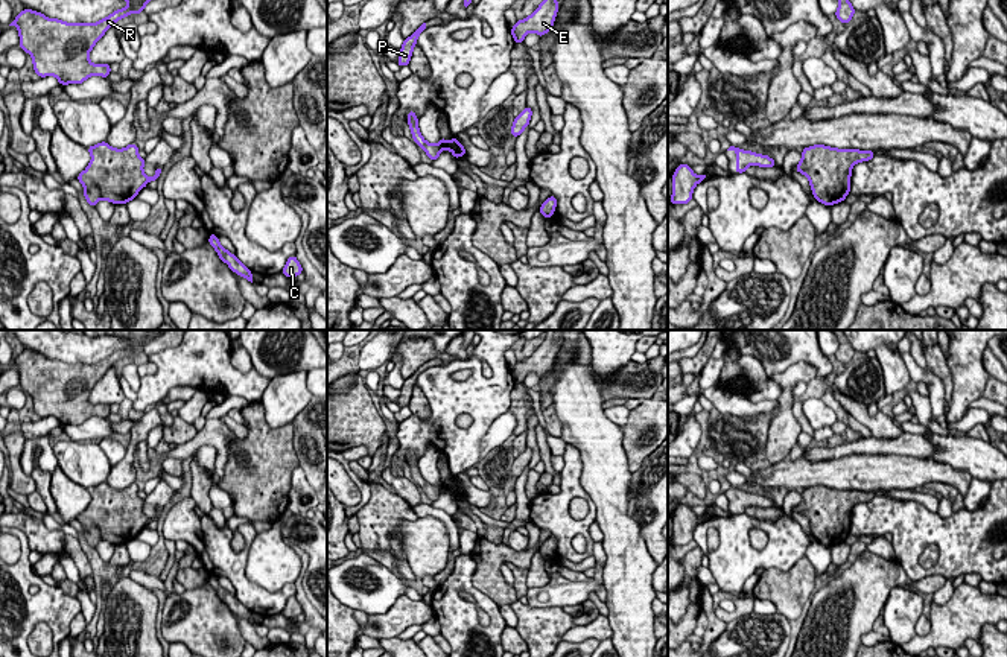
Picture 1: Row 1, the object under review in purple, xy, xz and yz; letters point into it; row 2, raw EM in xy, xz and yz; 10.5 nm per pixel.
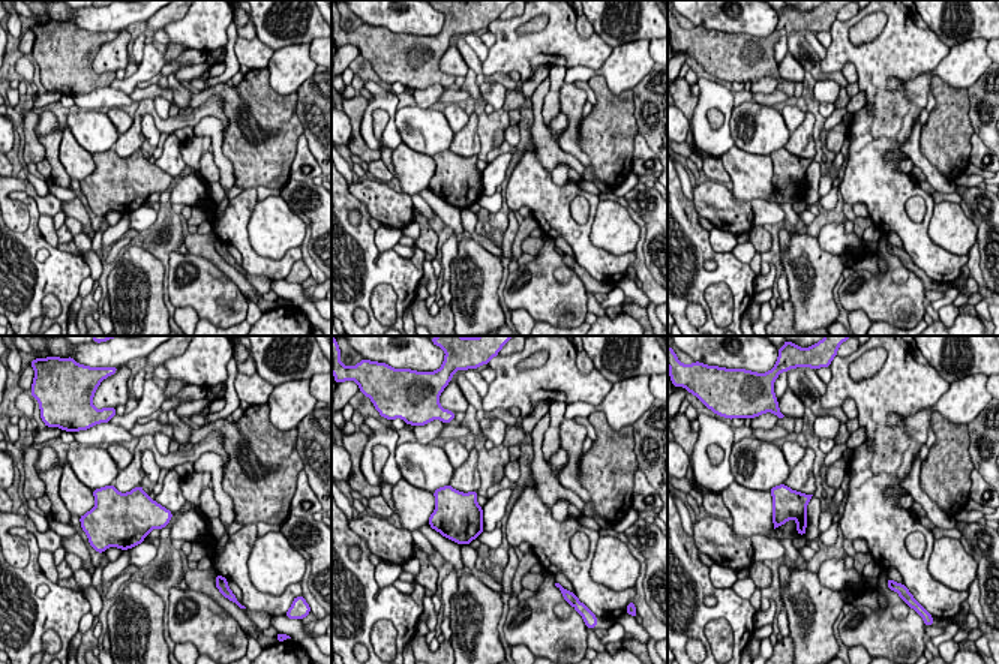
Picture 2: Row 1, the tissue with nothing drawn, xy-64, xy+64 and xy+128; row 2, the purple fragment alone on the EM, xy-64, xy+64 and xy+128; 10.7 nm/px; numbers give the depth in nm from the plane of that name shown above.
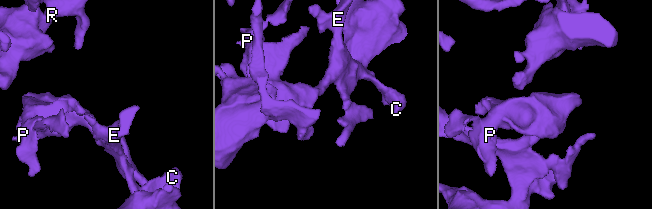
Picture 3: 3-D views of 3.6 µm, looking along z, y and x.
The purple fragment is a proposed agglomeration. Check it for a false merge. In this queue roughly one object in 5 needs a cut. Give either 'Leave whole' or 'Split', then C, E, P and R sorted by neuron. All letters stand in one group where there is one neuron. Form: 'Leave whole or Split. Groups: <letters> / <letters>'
Leave whole. Groups: C E P R

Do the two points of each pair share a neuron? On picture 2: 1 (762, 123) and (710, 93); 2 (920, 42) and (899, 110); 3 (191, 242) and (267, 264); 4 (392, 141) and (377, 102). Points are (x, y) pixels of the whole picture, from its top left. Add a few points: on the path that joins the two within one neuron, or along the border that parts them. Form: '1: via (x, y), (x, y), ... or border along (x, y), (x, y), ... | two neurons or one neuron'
1: border along (732, 107), (729, 129), (734, 143) | two neurons
2: via (903, 57), (882, 78), (882, 93) | one neuron
3: border along (213, 233), (218, 237) | two neurons
4: via (392, 131), (392, 113), (387, 108) | one neuron

